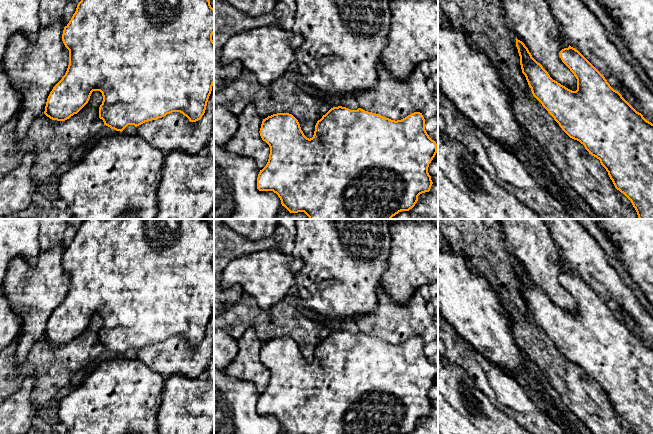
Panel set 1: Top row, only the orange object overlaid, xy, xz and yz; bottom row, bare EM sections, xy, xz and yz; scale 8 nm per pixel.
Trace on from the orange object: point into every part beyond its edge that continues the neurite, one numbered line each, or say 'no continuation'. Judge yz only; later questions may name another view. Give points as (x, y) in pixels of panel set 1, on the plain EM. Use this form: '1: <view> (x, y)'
no continuation

